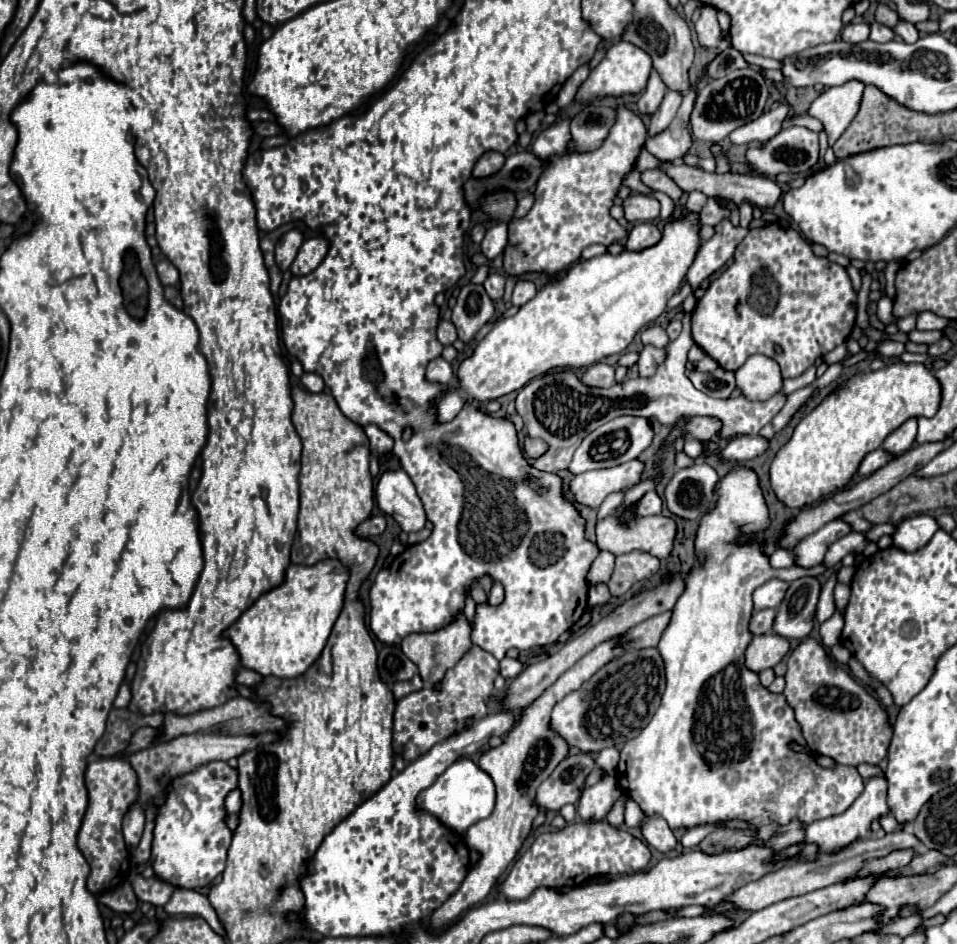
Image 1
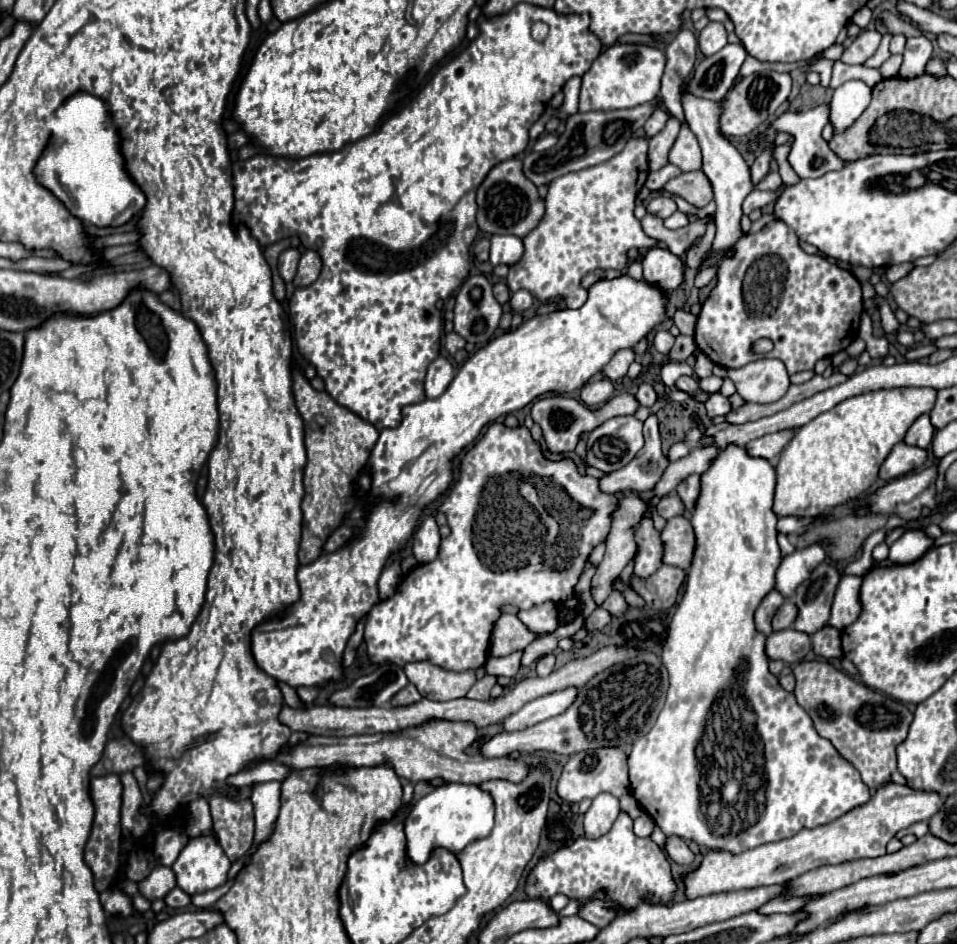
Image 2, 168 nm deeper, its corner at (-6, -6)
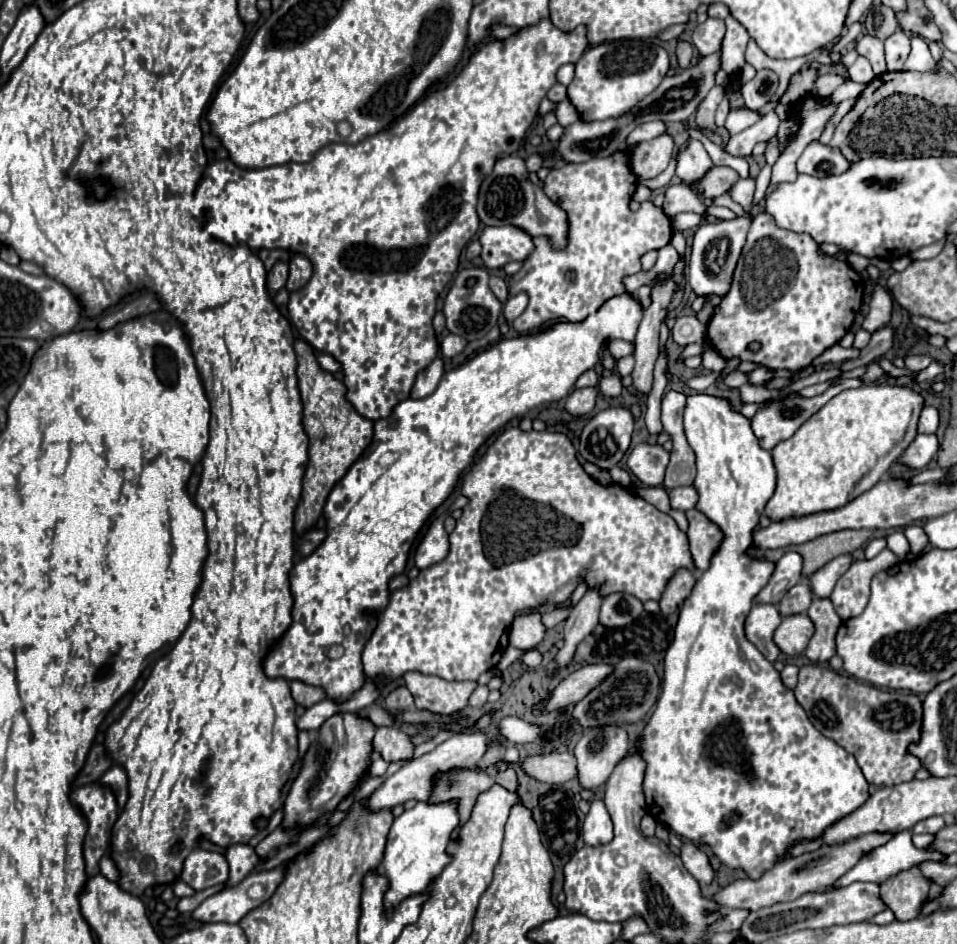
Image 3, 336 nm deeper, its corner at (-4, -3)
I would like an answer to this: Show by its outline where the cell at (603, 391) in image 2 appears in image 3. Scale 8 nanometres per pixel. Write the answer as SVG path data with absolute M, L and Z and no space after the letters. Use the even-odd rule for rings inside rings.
M585 387L585 389L573 389L565 401L565 409L575 415L589 415L595 407L597 401L597 389L595 387Z

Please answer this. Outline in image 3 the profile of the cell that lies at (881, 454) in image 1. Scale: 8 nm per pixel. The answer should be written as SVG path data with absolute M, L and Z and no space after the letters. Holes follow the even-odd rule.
M917 435L897 461L909 469L923 469L935 457L937 449L939 441L935 435Z

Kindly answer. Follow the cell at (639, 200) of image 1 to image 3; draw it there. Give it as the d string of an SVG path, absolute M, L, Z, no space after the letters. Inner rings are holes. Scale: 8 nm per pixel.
M669 185L665 189L665 203L663 203L665 215L679 215L685 211L697 213L697 215L707 215L707 205L685 185Z

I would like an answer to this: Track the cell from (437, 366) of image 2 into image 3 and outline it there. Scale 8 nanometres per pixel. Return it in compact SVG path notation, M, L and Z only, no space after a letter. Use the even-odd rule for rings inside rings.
M439 357L433 359L431 365L417 375L415 385L413 385L413 391L411 391L411 399L423 399L425 395L431 395L437 389L443 373L445 373L443 361Z

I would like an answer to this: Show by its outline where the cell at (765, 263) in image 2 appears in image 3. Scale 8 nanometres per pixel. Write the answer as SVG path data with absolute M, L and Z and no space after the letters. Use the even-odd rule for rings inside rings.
M759 213L753 217L747 243L733 273L731 289L713 309L713 317L707 323L707 345L723 359L751 361L769 369L801 371L825 349L839 343L851 329L863 301L863 289L865 283L861 275L853 271L847 261L821 253L819 245L809 239L809 235L785 231L775 225L775 219L769 213ZM751 341L759 341L763 345L759 353L751 353L747 349Z

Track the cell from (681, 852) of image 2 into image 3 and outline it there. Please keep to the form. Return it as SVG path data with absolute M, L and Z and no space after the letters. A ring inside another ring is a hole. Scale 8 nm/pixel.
M683 841L679 849L679 857L685 865L685 869L699 881L699 883L711 883L713 881L713 869L709 865L707 855L695 847L691 841Z

